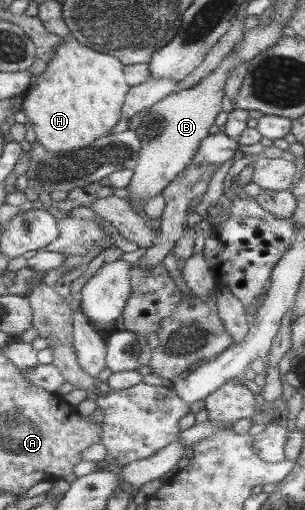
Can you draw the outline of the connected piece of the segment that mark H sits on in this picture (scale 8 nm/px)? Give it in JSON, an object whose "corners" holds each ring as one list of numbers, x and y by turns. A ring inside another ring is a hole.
{"corners":[[68,36,55,49,54,59,46,72,36,78,23,102,23,109,38,143,50,153,65,156,111,134,111,129,122,119,122,107,130,89,120,59,86,47]]}

